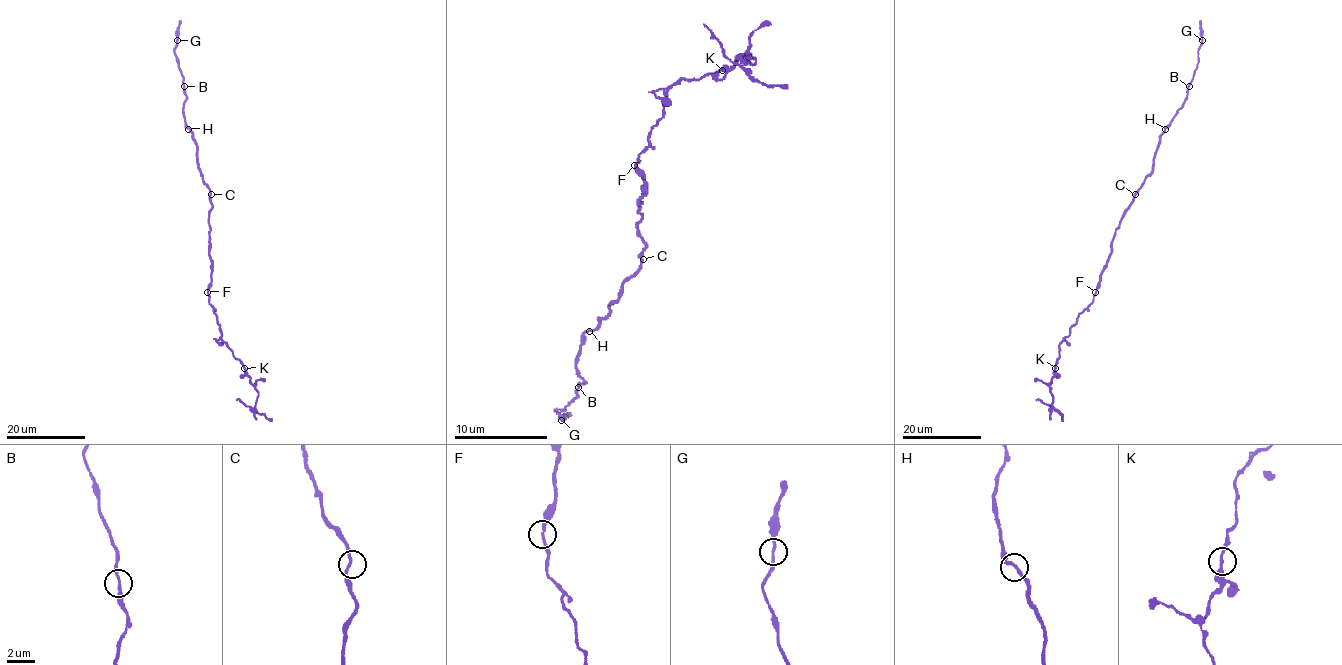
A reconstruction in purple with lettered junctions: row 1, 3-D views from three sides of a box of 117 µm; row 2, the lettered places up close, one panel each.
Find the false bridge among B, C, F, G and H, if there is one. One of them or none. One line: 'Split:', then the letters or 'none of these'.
Split: F

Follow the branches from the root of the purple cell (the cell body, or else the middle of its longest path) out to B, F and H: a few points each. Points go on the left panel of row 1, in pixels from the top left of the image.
B: (210, 229), (210, 189), (198, 167), (193, 133), (185, 121), (184, 86)
F: (210, 229), (212, 273), (207, 291)
H: (210, 229), (210, 189), (199, 170), (197, 148), (188, 129)

